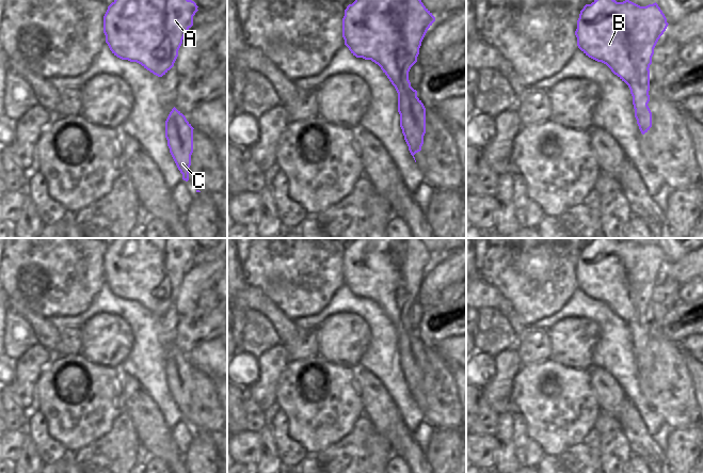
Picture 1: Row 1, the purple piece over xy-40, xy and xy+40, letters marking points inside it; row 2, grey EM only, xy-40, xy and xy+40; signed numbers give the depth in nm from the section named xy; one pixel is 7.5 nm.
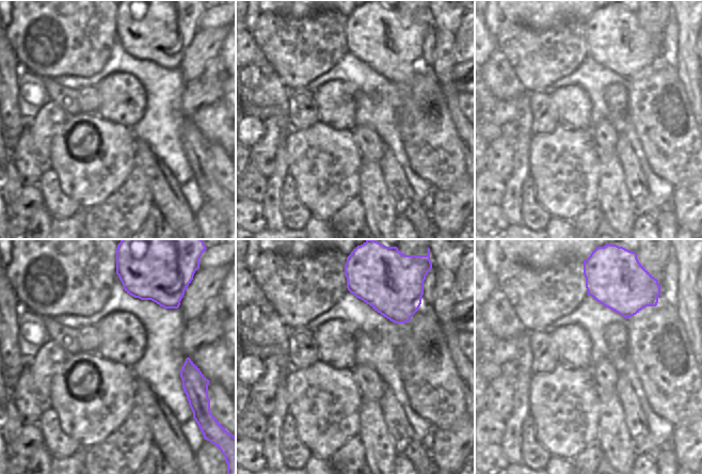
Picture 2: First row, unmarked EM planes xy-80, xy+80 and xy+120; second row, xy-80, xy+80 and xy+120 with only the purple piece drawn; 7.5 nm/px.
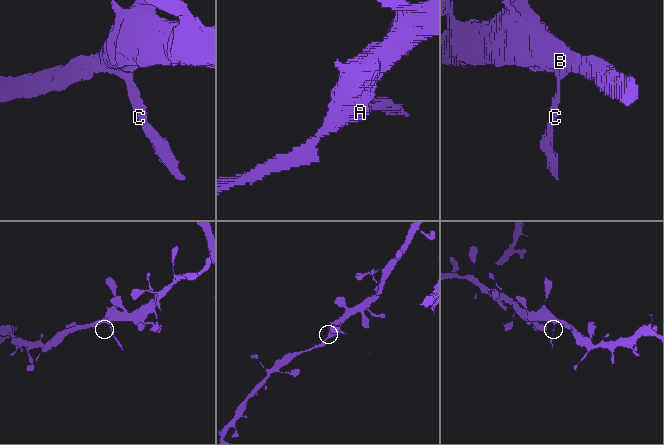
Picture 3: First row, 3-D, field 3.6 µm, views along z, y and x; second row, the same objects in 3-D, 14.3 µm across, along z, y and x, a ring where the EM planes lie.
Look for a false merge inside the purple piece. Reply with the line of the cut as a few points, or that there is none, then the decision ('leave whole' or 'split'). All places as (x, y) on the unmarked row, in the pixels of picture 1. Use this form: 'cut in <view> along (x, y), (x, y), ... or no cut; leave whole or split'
cut in xy+40 along (649, 309), (645, 315), (642, 314), (637, 321), (628, 325); split

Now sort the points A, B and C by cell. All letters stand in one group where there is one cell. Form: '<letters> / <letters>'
A B / C

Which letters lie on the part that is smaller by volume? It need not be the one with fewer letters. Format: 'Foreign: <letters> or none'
Foreign: C

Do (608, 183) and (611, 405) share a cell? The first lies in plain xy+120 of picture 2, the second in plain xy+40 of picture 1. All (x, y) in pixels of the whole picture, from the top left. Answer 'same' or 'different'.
different

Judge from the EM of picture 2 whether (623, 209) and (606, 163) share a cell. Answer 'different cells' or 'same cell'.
same cell

